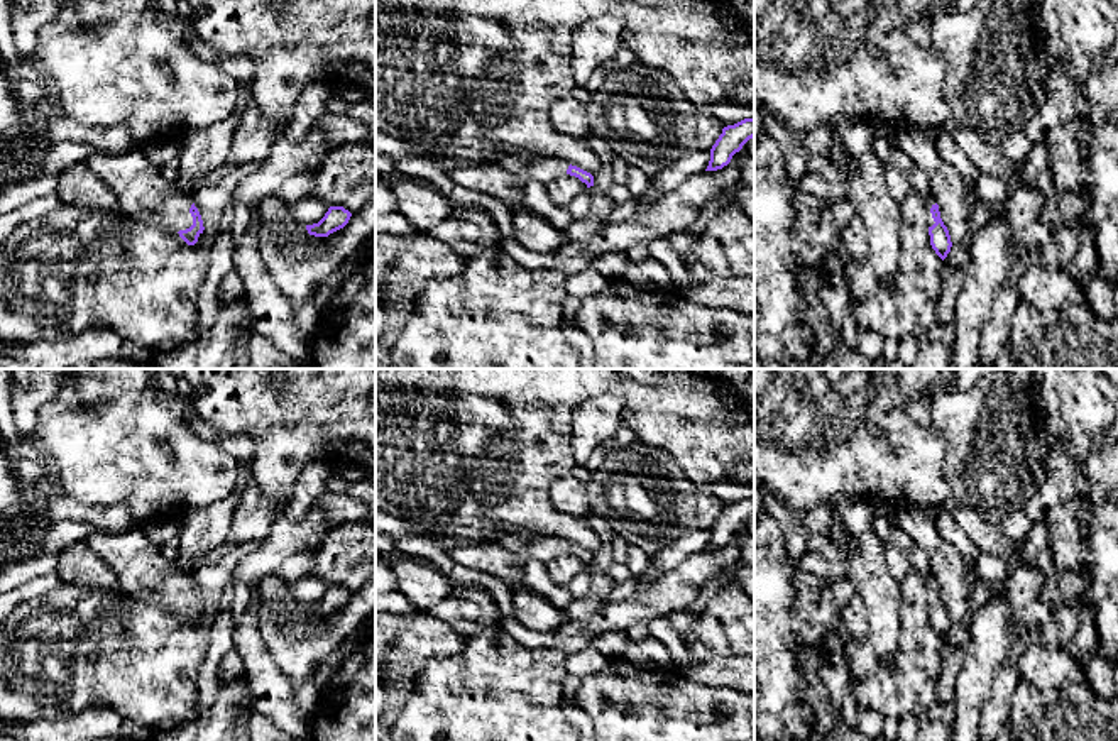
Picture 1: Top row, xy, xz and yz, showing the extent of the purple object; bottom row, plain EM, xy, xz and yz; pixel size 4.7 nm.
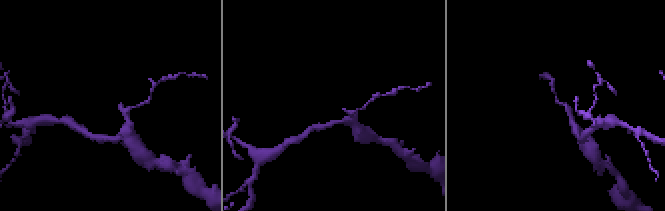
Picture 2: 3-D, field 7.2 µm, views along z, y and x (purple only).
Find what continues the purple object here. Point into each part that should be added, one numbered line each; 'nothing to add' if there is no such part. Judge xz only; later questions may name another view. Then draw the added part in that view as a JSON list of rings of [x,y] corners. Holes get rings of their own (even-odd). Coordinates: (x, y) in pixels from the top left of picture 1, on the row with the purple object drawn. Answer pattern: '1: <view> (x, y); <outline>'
1: xz (545, 171); [[[507,156],[499,166],[518,176],[521,181],[534,179],[546,186],[556,178],[565,176],[570,164],[560,159],[519,161]]]

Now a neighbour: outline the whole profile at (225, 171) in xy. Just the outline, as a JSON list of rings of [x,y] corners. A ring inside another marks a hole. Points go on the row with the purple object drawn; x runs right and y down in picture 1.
[[[228,159],[222,162],[220,166],[213,167],[208,173],[203,173],[196,181],[195,181],[195,189],[201,186],[213,186],[228,179],[233,179],[237,173],[240,171],[238,164],[232,164]]]

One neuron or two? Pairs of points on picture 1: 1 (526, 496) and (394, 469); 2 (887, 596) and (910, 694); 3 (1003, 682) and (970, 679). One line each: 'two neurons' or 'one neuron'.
1: one neuron
2: two neurons
3: two neurons

